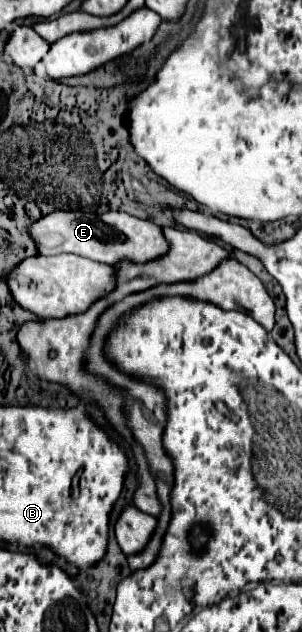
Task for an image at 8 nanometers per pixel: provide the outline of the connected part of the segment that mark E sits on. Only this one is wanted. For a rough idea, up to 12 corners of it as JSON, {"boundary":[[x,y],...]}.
{"boundary":[[53,210],[27,228],[43,256],[101,264],[167,252],[157,224],[125,212]]}

